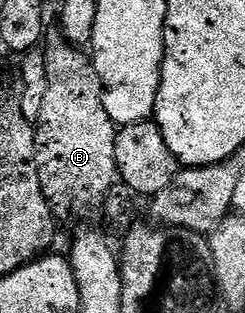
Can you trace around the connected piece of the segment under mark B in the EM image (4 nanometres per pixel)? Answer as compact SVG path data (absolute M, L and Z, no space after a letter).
M55 32L54 35L49 35L51 46L45 47L44 53L46 56L46 71L50 77L48 84L48 92L44 92L44 104L40 107L40 116L36 123L34 132L34 143L36 144L36 164L40 172L40 184L44 188L44 196L50 201L50 205L54 208L55 219L62 220L69 214L75 214L76 217L82 218L85 214L90 214L94 210L94 206L101 207L106 201L106 193L112 189L116 184L118 178L118 169L116 168L116 136L118 130L116 124L108 116L108 108L104 108L104 100L102 99L102 81L96 72L91 55L83 52L77 46L71 46L69 42L65 41L61 33Z

